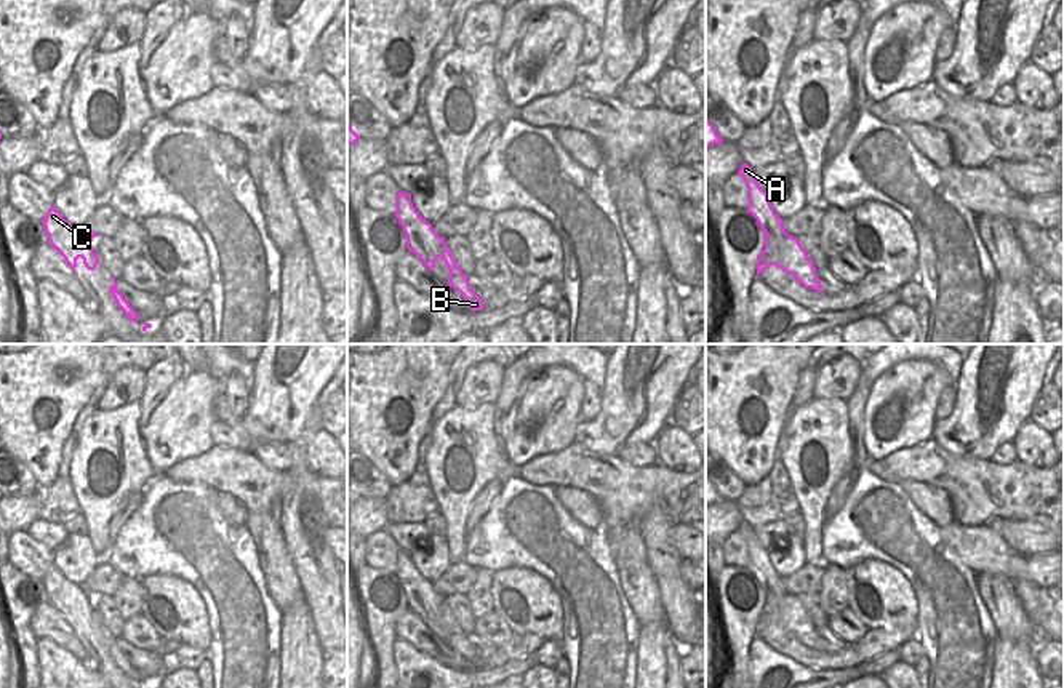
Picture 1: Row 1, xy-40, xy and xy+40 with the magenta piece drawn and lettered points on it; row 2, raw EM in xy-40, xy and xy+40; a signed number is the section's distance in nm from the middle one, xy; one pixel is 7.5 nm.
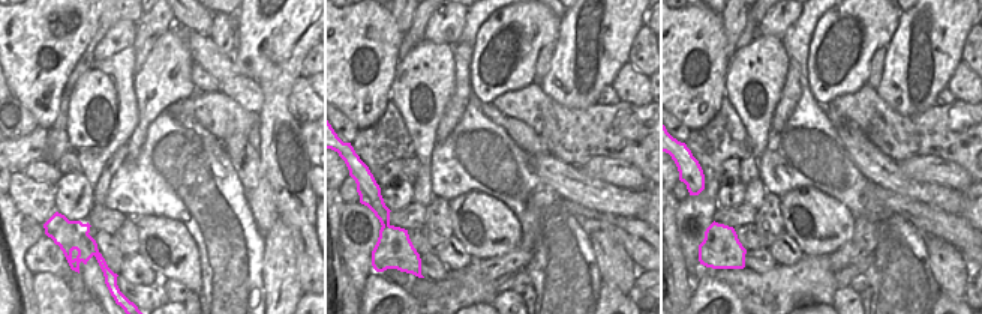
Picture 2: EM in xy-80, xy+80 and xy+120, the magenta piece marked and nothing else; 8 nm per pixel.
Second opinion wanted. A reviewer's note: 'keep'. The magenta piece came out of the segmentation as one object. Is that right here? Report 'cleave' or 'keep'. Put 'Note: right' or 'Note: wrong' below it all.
cleave
Note: wrong

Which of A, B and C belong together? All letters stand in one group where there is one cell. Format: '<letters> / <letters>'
A C / B

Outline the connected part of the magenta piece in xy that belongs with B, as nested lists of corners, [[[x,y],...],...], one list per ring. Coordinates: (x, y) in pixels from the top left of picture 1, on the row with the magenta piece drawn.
[[[450,250],[445,251],[445,264],[450,270],[448,285],[462,294],[462,298],[470,304],[470,310],[483,310],[482,298],[477,296],[472,286],[469,285],[467,277],[458,267]]]

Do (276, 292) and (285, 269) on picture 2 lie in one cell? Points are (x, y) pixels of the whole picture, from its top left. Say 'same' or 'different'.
same

